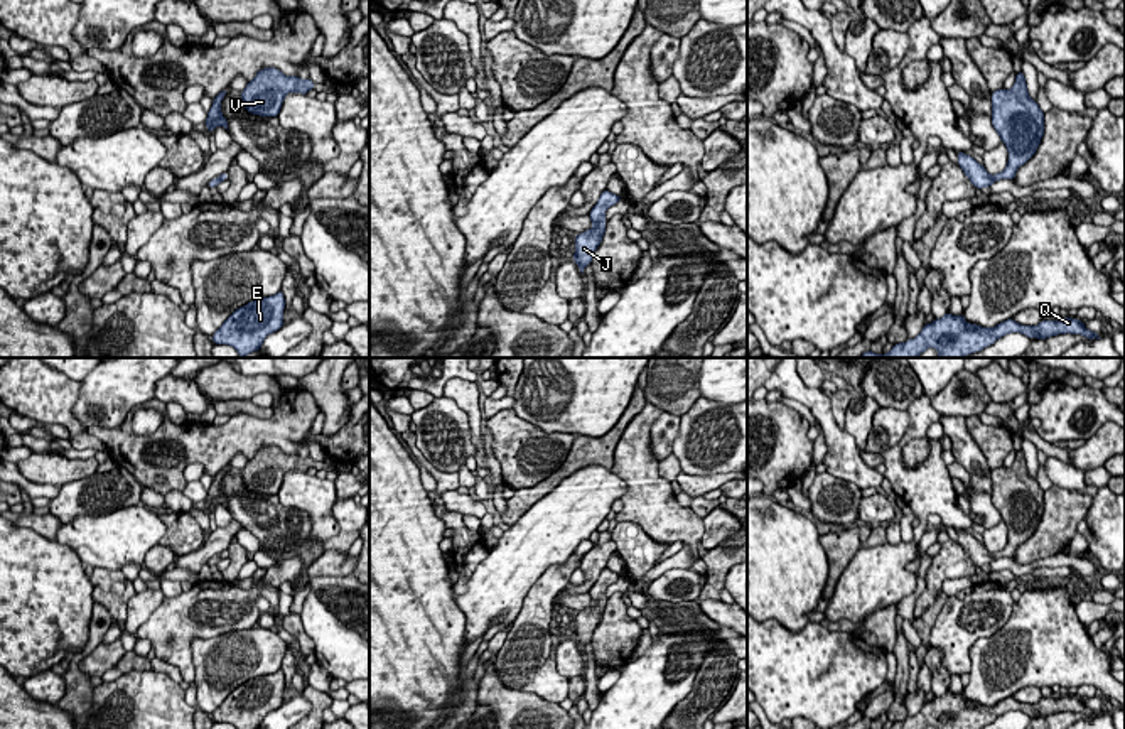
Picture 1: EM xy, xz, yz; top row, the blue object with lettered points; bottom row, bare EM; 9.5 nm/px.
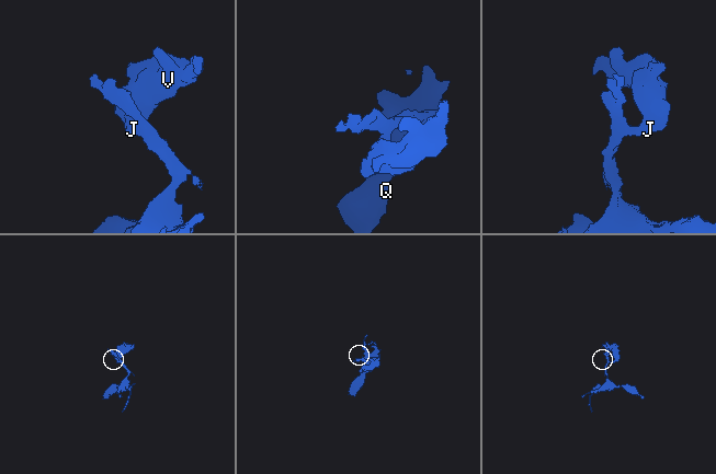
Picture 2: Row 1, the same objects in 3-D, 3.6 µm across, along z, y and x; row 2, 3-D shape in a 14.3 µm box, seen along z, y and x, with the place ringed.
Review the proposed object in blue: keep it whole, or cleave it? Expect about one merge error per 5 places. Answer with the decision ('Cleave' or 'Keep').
Keep

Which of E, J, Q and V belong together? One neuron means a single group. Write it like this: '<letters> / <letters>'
E J Q V

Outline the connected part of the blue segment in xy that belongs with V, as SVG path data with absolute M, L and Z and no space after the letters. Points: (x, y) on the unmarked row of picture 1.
M265 446L241 469L245 486L260 494L278 494L288 471L307 472L314 467L312 457L285 454L277 446Z

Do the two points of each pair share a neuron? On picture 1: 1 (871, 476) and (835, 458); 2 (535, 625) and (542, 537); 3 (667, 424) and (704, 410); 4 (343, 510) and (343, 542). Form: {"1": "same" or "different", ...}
{"1": "same", "2": "different", "3": "different", "4": "same"}

